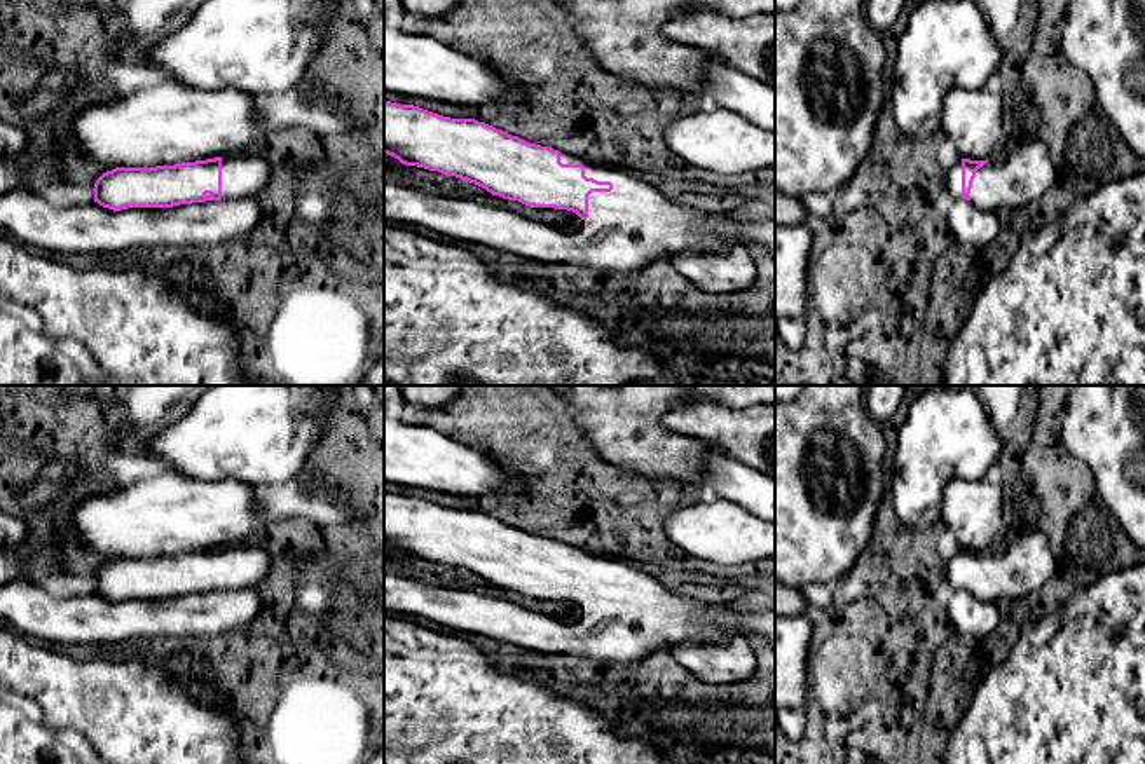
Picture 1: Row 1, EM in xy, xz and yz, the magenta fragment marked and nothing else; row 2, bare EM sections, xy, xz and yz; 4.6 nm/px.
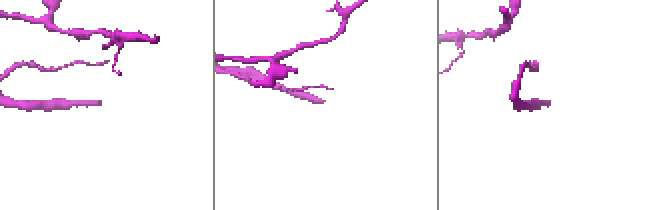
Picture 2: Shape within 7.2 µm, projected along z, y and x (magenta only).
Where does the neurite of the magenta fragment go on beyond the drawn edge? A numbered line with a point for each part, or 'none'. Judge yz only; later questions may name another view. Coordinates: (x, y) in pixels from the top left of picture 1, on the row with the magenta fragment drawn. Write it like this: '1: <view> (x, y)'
1: yz (1014, 182)

